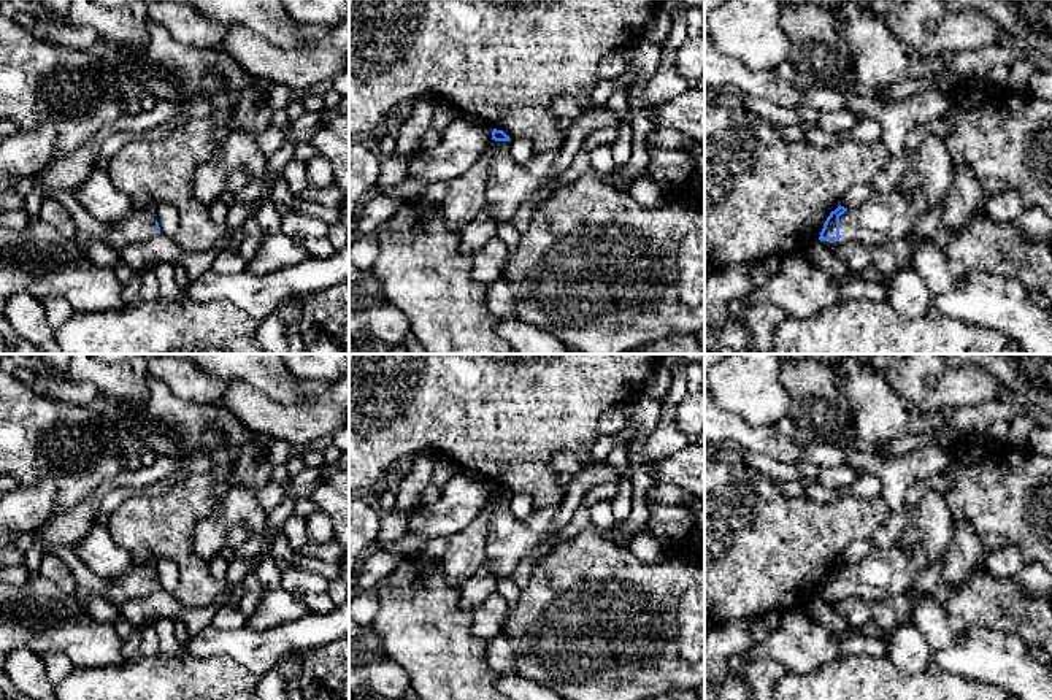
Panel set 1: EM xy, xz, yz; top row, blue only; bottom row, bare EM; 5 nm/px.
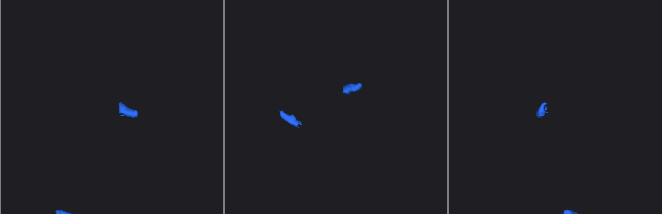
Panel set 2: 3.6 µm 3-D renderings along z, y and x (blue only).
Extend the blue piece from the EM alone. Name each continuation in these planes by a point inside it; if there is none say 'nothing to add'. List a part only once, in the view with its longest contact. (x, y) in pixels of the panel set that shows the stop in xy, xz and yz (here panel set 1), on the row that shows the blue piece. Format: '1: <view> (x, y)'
1: yz (886, 218)

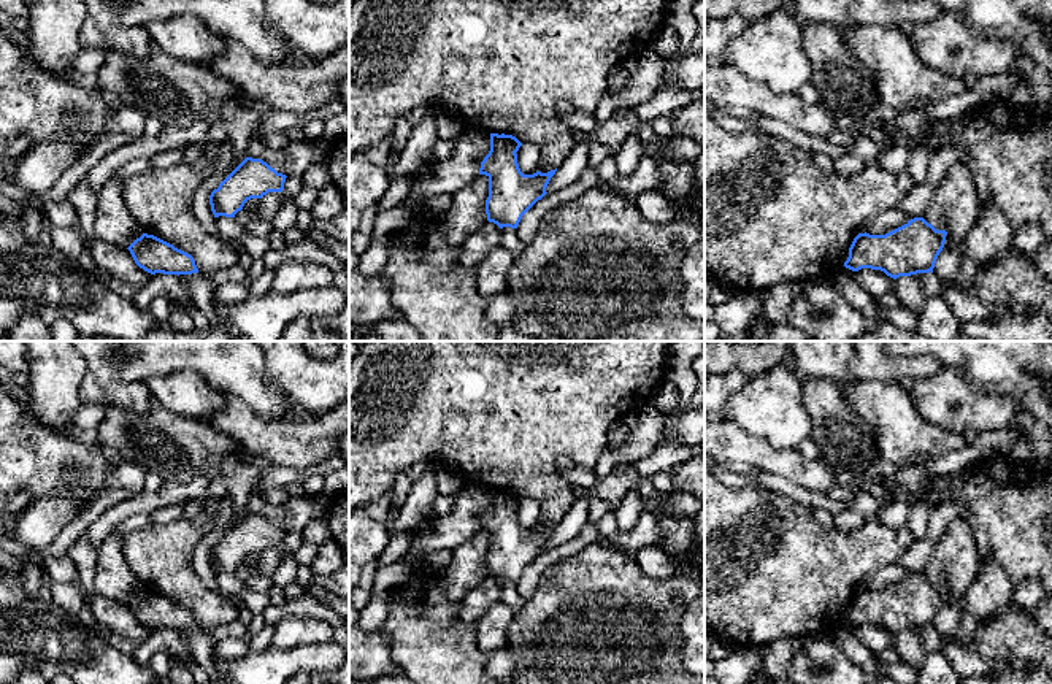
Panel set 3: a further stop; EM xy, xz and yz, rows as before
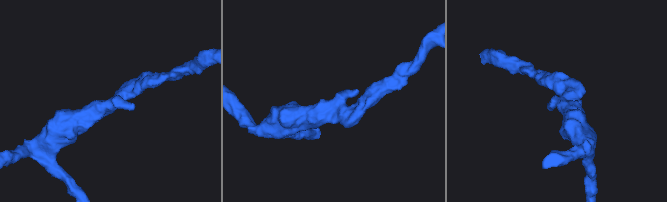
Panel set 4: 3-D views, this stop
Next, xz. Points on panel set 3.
nothing to add

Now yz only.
nothing to add

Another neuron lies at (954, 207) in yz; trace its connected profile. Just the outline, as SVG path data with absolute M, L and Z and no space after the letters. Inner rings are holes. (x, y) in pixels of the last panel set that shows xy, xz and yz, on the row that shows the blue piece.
M955 162L933 190L923 219L936 230L946 230L946 243L963 251L963 244L981 214L981 200L969 170Z

